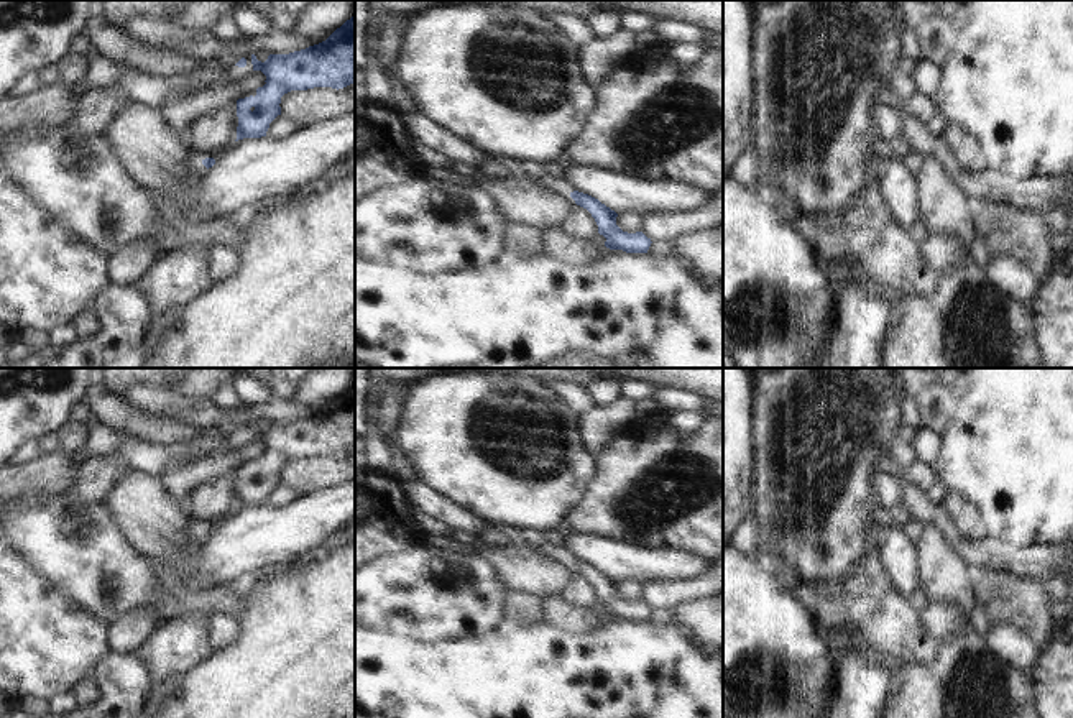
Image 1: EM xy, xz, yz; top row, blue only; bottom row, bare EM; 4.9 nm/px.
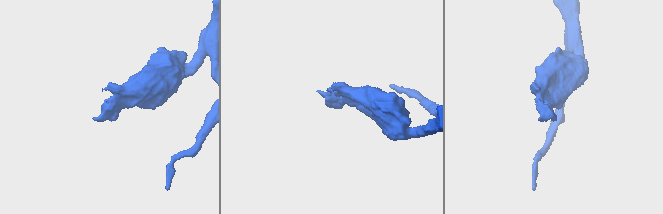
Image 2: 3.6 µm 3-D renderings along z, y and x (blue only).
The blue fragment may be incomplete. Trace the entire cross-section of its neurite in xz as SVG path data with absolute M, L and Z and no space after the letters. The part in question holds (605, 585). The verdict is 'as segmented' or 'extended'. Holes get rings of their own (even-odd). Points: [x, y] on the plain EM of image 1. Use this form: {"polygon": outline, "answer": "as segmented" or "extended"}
{"polygon": "M550 536L544 544L541 545L527 544L526 549L539 555L554 559L564 564L567 568L575 570L577 573L587 577L598 593L598 601L606 606L605 610L606 616L623 618L626 621L647 621L652 611L651 606L647 606L642 600L636 601L623 600L616 593L618 582L615 578L601 572L598 567L575 559L567 547L557 544Z", "answer": "extended"}

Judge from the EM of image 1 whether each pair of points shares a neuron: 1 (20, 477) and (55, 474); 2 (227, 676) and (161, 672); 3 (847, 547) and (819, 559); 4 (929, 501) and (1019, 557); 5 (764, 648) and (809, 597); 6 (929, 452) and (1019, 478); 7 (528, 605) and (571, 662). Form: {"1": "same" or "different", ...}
{"1": "same", "2": "different", "3": "same", "4": "same", "5": "different", "6": "different", "7": "different"}

